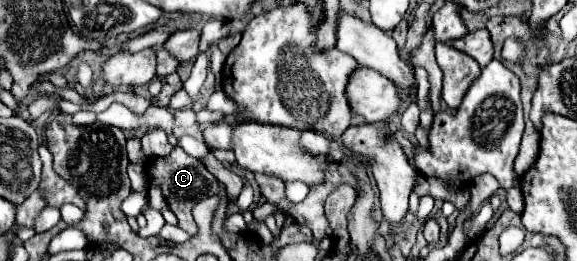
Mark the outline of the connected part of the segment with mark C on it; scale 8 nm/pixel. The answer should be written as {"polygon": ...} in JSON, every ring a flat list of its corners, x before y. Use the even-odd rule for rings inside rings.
{"polygon":[[175,147,167,157,155,157,153,163,151,163,151,159,149,159,147,173,149,173,149,177,151,177,155,183,159,183,159,187,161,187,161,191,163,191,163,195,165,195,165,201,169,203,171,211,177,215,177,221,179,221,177,225,179,225,181,229,187,229,191,235,197,233,197,225,195,225,195,221,193,221,193,217,191,217,191,207,199,201,199,197,213,195,213,193,221,195,221,205,219,205,219,209,217,209,215,223,213,223,213,229,219,227,217,231,221,231,221,225,225,223,225,217,227,217,225,211,227,211,229,197,227,197,227,193,225,193,225,187,201,165,199,159,187,155,181,147]]}

